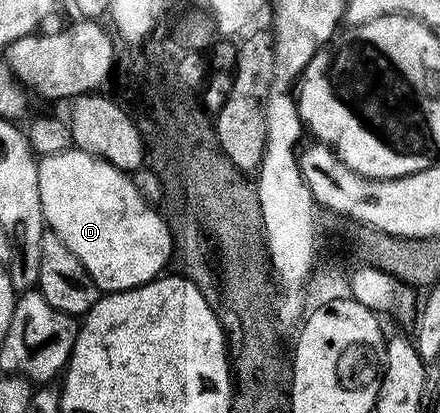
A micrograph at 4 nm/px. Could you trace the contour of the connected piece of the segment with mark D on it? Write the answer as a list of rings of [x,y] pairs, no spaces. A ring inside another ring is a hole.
[[[70,150],[40,157],[39,198],[43,206],[48,231],[54,232],[79,258],[102,293],[126,292],[156,280],[166,271],[165,263],[175,252],[175,236],[170,225],[148,204],[140,187],[120,168],[111,166],[106,160],[92,156],[90,152]]]

